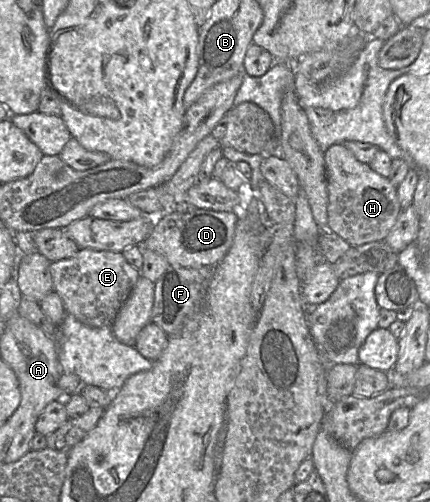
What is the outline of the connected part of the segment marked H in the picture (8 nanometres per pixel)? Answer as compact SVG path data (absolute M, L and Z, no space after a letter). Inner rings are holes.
M343 144L331 145L324 152L324 162L328 191L327 231L337 234L350 246L383 241L402 210L396 188L387 177L358 161Z

